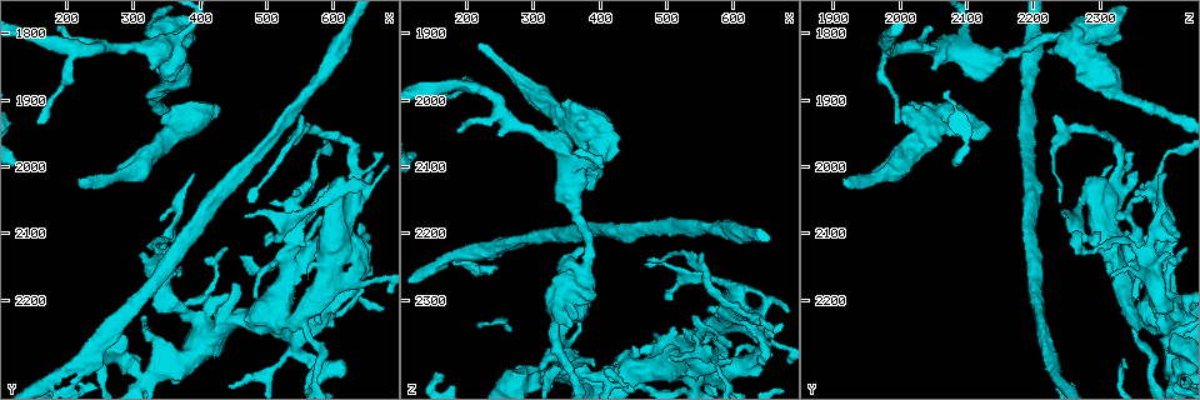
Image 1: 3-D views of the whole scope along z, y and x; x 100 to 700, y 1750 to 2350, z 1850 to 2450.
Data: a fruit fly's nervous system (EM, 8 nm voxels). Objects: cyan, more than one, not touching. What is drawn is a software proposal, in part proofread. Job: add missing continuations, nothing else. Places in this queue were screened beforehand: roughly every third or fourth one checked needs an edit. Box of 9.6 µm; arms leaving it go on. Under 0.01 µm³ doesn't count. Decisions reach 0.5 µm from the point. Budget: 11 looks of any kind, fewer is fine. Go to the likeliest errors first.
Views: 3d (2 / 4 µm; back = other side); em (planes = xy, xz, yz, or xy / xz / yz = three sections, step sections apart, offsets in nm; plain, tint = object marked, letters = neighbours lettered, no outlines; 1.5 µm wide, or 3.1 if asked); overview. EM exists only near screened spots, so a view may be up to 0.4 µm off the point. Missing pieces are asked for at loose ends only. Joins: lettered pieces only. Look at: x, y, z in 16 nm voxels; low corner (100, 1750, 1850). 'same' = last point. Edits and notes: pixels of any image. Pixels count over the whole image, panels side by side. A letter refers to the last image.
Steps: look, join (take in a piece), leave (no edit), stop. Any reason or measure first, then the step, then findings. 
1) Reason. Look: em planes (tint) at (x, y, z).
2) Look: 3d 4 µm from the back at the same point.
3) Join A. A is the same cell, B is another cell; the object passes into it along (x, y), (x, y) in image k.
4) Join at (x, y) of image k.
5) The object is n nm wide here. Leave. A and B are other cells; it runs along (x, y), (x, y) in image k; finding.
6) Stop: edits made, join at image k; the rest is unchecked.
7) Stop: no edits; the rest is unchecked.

Free end. Look: 3d 4 µm at (220, 2020, 1910).

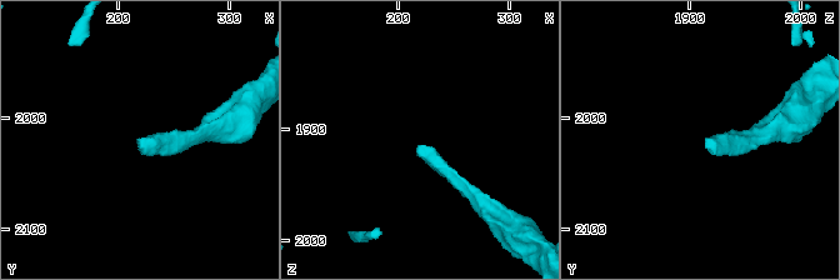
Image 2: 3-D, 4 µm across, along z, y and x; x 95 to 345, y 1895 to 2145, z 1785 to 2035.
Look: em planes (letters) at (222, 2020, 1916).

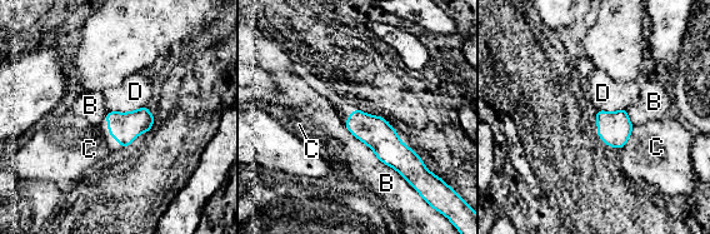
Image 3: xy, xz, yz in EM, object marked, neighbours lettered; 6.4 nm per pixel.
Leave. B, C and D are other cells; no lettered piece goes on from it.

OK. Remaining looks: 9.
Free end. Look: 3d 2 µm at (510, 2055, 2385).

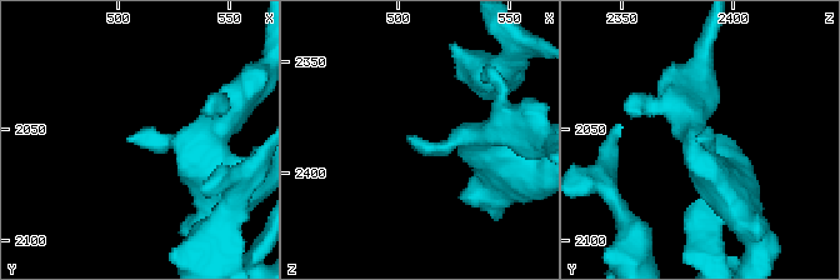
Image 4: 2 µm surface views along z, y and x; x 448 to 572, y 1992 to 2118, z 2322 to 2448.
Now the EM. Look: em planes (letters) at (506, 2054, 2386).

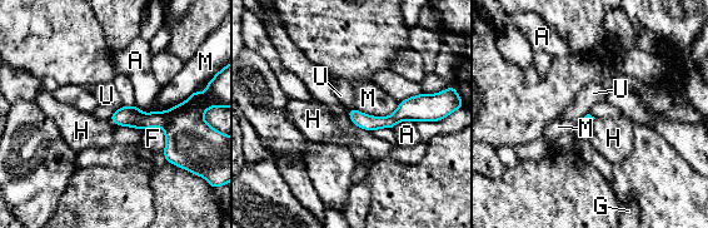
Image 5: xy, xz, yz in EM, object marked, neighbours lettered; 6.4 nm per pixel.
Leave. A, F, G, H, M and U are other cells; a border runs along (123, 105), (115, 110) in image 5; no lettered piece goes on from it.

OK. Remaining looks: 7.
Stops while still wide. Look: em planes (letters) at (315, 2125, 2400).

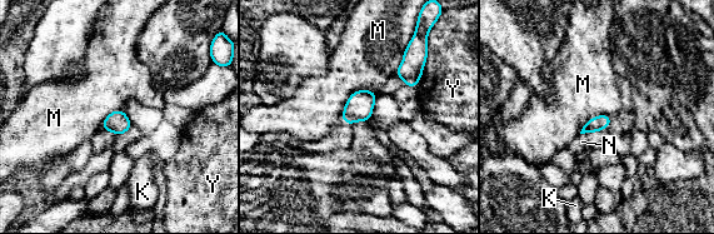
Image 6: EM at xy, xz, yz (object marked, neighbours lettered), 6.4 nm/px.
Leave. K, M, N and Y are other cells; none of them fits.

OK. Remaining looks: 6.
Free end. Look: 3d 4 µm at (160, 1935, 1995).

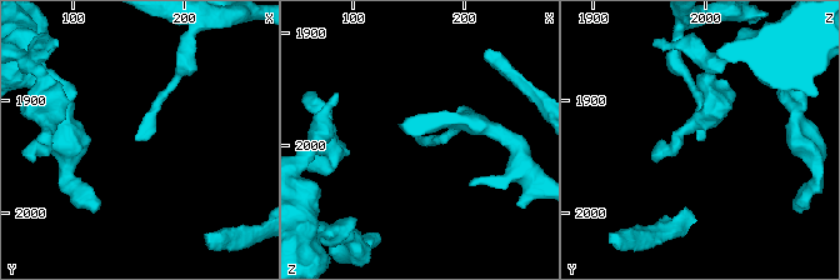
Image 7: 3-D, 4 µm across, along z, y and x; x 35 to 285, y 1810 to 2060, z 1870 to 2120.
Look: em planes (letters) at (158, 1932, 1994).

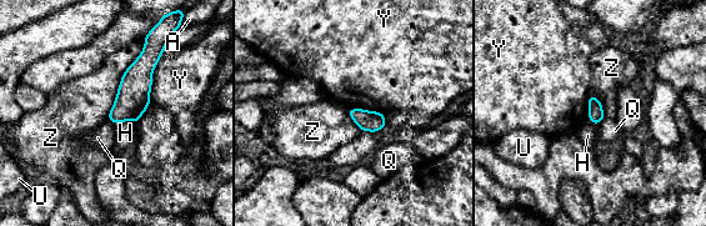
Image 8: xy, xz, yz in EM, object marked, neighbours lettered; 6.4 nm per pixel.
The object is 100 nm wide here. Leave. A, H, Q, U, Y and Z are other cells; a border runs along (145, 40), (123, 75), (106, 119) in image 8; none of them fits.

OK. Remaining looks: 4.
Stop: no edits; the rest is unchecked.

